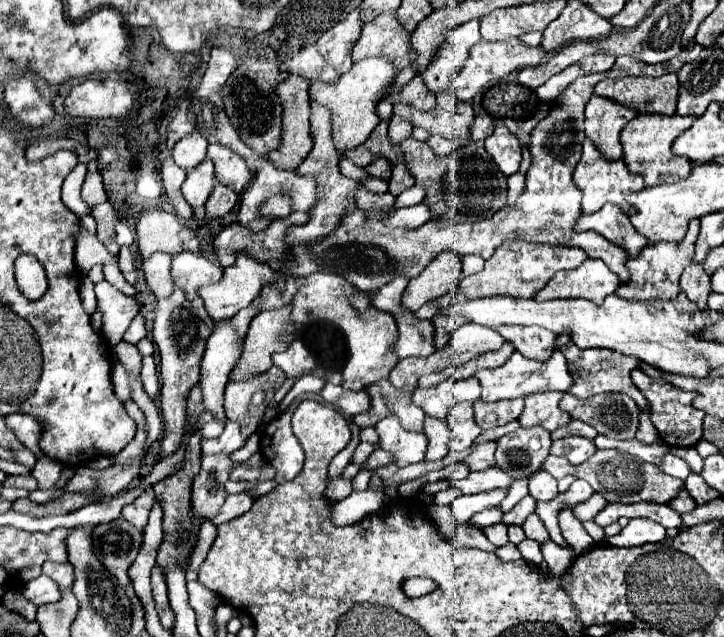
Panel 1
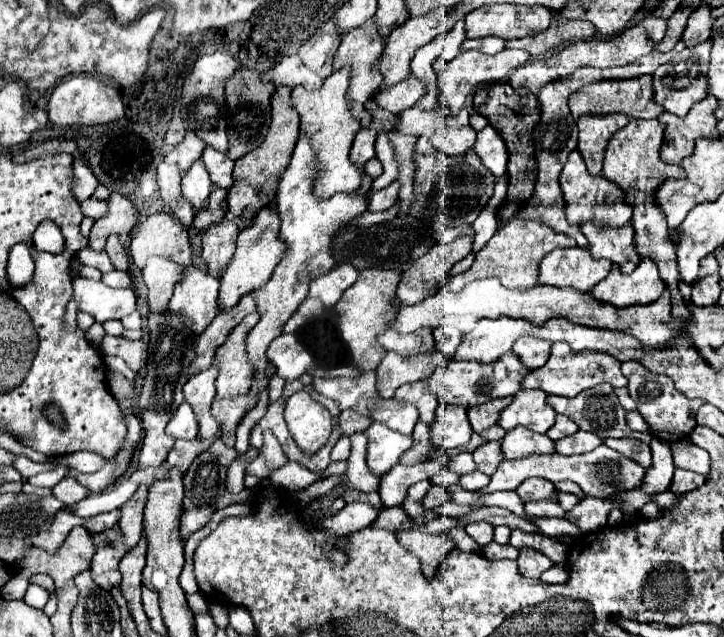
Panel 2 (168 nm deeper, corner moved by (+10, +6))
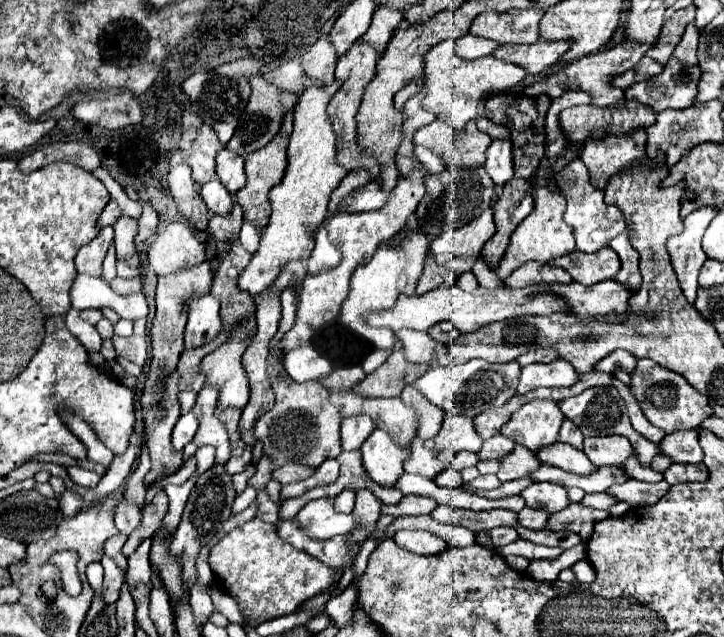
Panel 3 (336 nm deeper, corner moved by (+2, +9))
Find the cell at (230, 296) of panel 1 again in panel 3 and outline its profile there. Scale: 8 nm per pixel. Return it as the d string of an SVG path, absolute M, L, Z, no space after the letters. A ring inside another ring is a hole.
M335 80L333 84L323 88L309 86L299 96L297 106L293 108L295 124L287 146L289 164L281 184L269 192L271 218L269 224L259 230L259 248L253 254L249 266L239 276L239 290L249 292L251 296L267 290L277 274L283 270L285 262L309 258L309 254L313 252L311 232L327 218L329 196L347 176L347 170L337 162L337 136L327 116L327 104L341 88L341 84L341 80Z

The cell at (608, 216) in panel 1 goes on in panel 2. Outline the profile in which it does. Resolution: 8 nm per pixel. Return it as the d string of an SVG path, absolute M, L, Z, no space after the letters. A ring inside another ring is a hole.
M627 223L621 229L599 229L595 225L581 225L587 239L587 249L593 257L609 259L619 265L621 273L631 273L639 265L639 257L633 245L633 225Z

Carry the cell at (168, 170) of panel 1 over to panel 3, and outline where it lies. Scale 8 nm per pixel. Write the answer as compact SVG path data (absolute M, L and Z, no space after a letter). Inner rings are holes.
M187 164L171 166L169 170L169 190L179 208L179 212L197 228L205 230L209 220L209 210L205 202L199 198L197 186L191 178L191 170Z

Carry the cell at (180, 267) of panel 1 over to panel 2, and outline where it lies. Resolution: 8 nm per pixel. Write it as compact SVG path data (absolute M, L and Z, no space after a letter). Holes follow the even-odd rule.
M193 265L185 267L183 281L175 287L169 301L169 311L173 315L183 315L187 319L185 325L199 335L219 313L217 293L219 281L215 277Z

